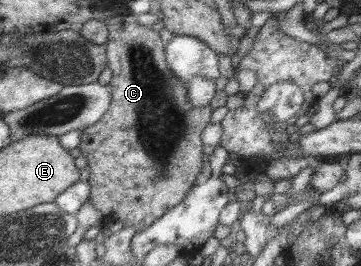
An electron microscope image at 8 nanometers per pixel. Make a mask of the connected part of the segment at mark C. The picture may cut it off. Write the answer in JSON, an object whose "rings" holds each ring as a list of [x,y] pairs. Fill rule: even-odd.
{"rings":[[[134,16],[109,18],[107,22],[104,22],[107,26],[107,42],[105,42],[105,55],[106,55],[106,67],[111,70],[112,75],[109,81],[111,89],[107,112],[103,114],[99,121],[96,121],[92,126],[85,128],[80,132],[79,143],[76,146],[80,150],[80,155],[87,161],[86,167],[89,169],[88,183],[90,186],[90,196],[88,199],[91,204],[101,211],[104,216],[104,223],[108,224],[111,221],[119,220],[124,226],[132,226],[135,232],[145,230],[155,219],[158,219],[168,208],[174,207],[181,202],[181,199],[189,192],[190,187],[198,182],[200,177],[200,170],[202,164],[201,159],[201,147],[202,142],[200,139],[203,128],[210,123],[210,116],[212,109],[207,106],[201,108],[193,108],[187,100],[186,83],[179,80],[174,74],[172,74],[164,58],[164,42],[161,42],[158,32],[152,30],[151,27],[139,26],[135,22]]]}

